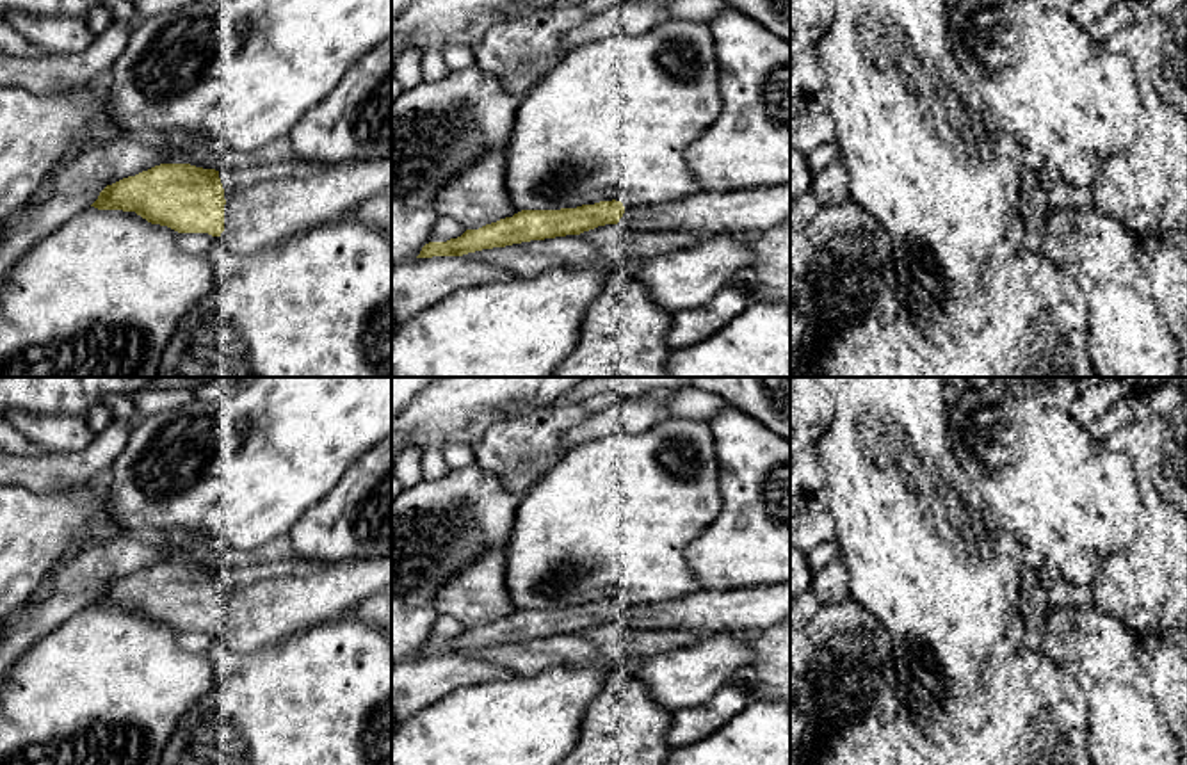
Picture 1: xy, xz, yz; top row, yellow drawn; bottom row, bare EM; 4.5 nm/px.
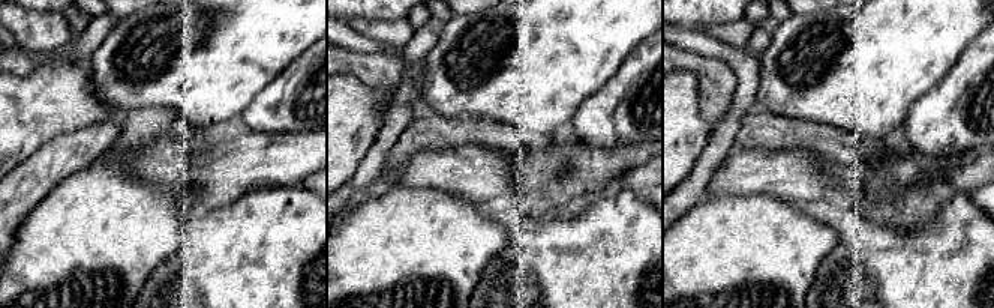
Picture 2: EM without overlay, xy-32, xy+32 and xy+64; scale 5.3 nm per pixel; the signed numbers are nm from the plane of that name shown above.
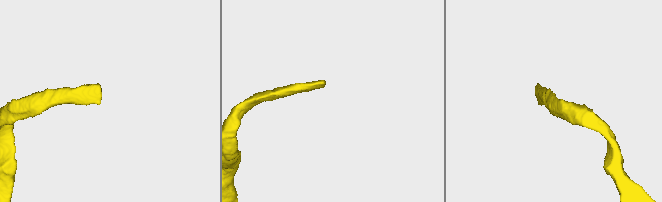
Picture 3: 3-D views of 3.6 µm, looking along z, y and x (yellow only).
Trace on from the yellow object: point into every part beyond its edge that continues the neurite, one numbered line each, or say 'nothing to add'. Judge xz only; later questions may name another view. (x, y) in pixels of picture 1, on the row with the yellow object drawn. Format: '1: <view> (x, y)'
1: xz (707, 212)

